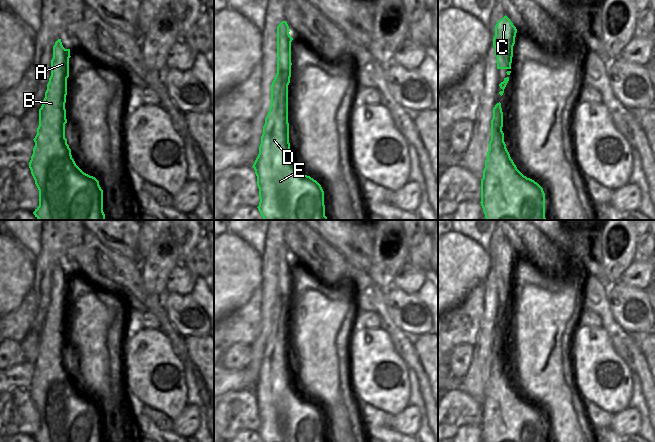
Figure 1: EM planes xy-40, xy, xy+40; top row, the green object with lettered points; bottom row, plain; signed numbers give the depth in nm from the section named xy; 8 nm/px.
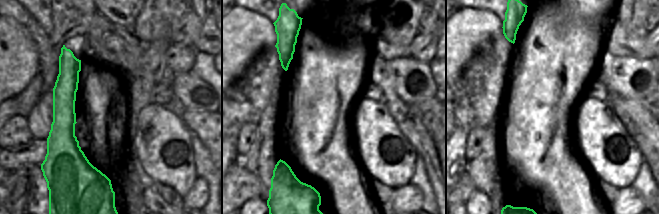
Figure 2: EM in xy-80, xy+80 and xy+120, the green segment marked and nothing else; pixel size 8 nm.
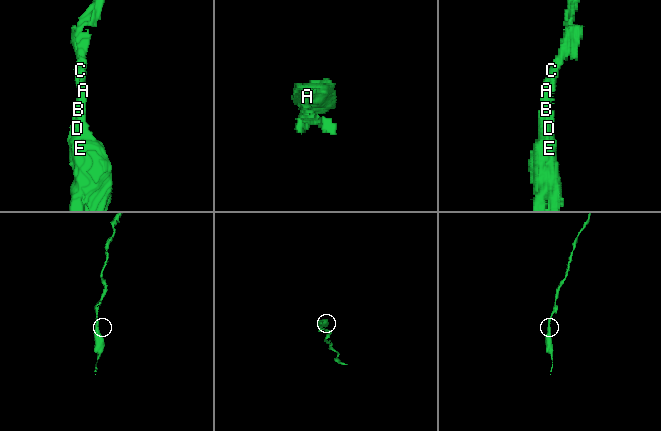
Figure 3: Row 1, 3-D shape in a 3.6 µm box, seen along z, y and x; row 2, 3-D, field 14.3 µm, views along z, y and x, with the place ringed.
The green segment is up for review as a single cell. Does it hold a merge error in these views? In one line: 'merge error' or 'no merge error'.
no merge error

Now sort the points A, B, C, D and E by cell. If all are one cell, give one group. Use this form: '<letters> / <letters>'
A B C D E

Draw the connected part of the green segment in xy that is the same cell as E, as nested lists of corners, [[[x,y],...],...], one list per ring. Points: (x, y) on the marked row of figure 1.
[[[282,21],[277,26],[277,73],[271,84],[271,106],[265,118],[259,154],[253,164],[259,188],[259,206],[257,207],[264,220],[327,220],[325,216],[324,191],[321,185],[303,174],[295,165],[289,143],[288,123],[288,85],[291,77],[291,42],[289,26]]]

